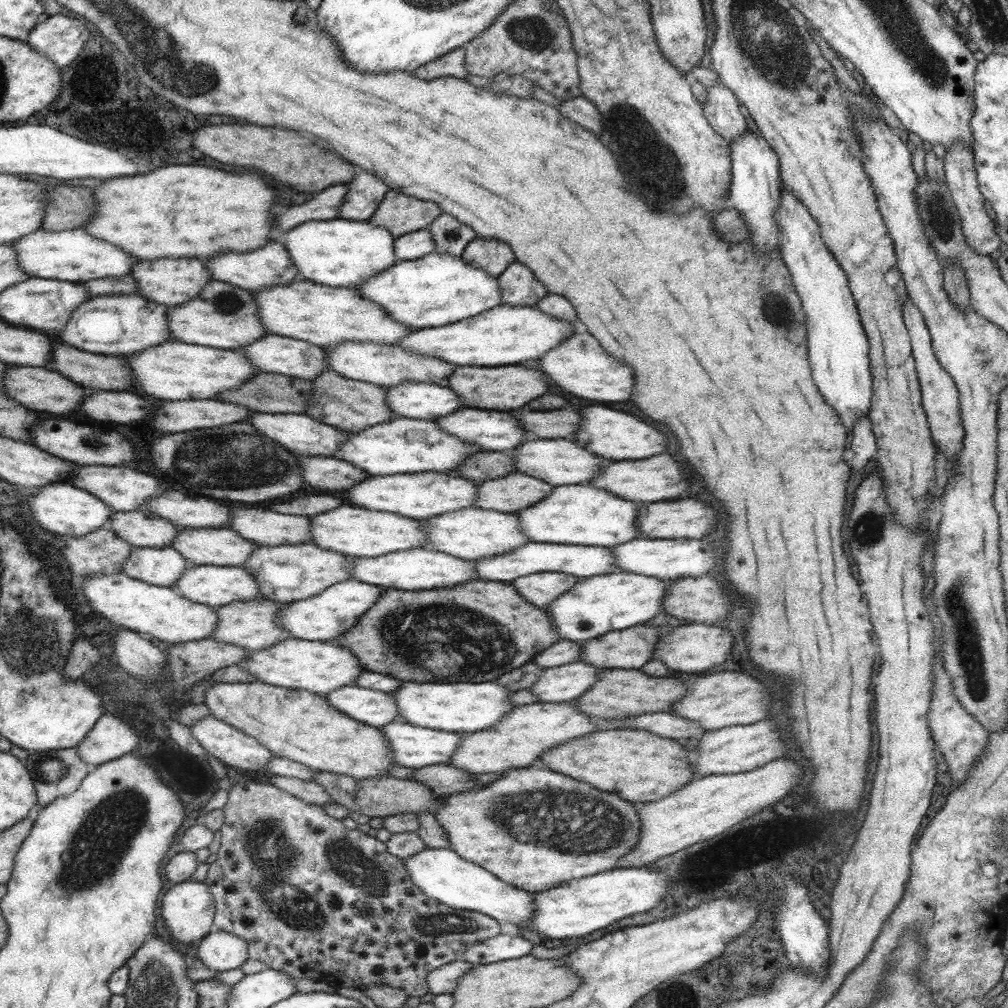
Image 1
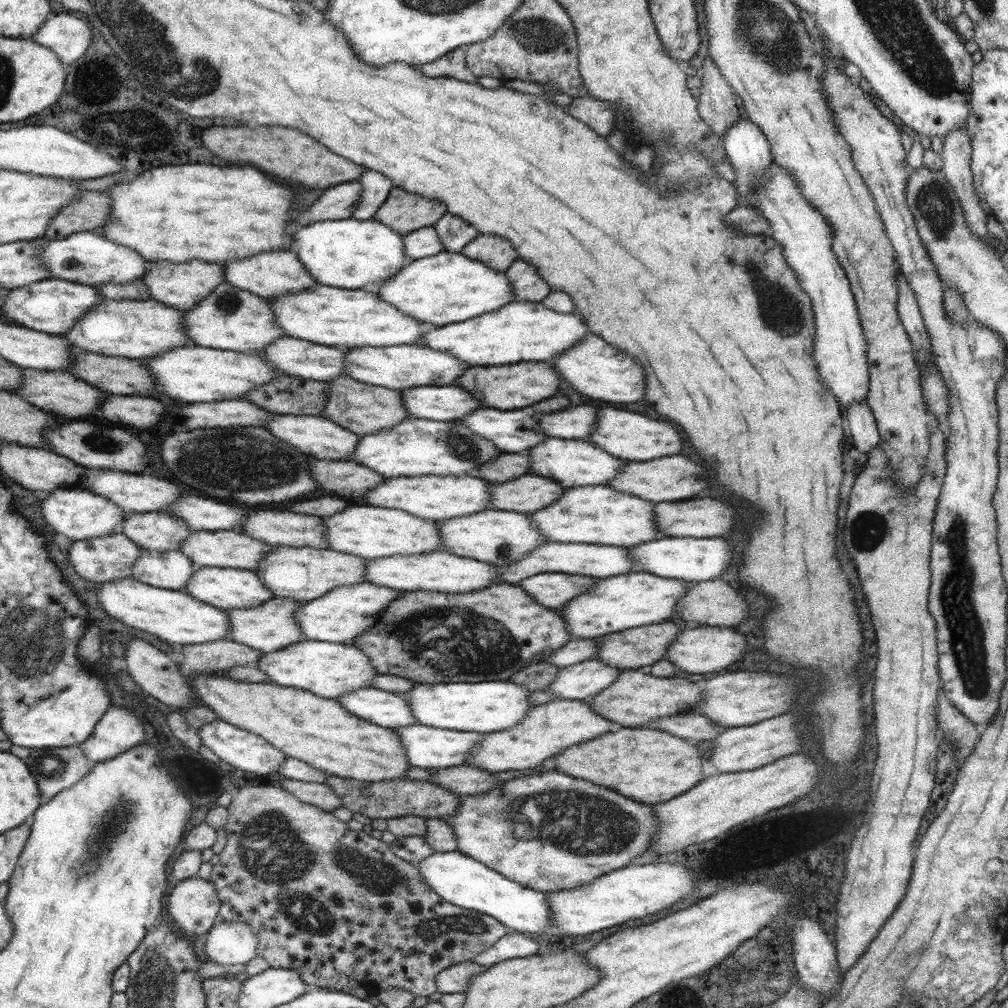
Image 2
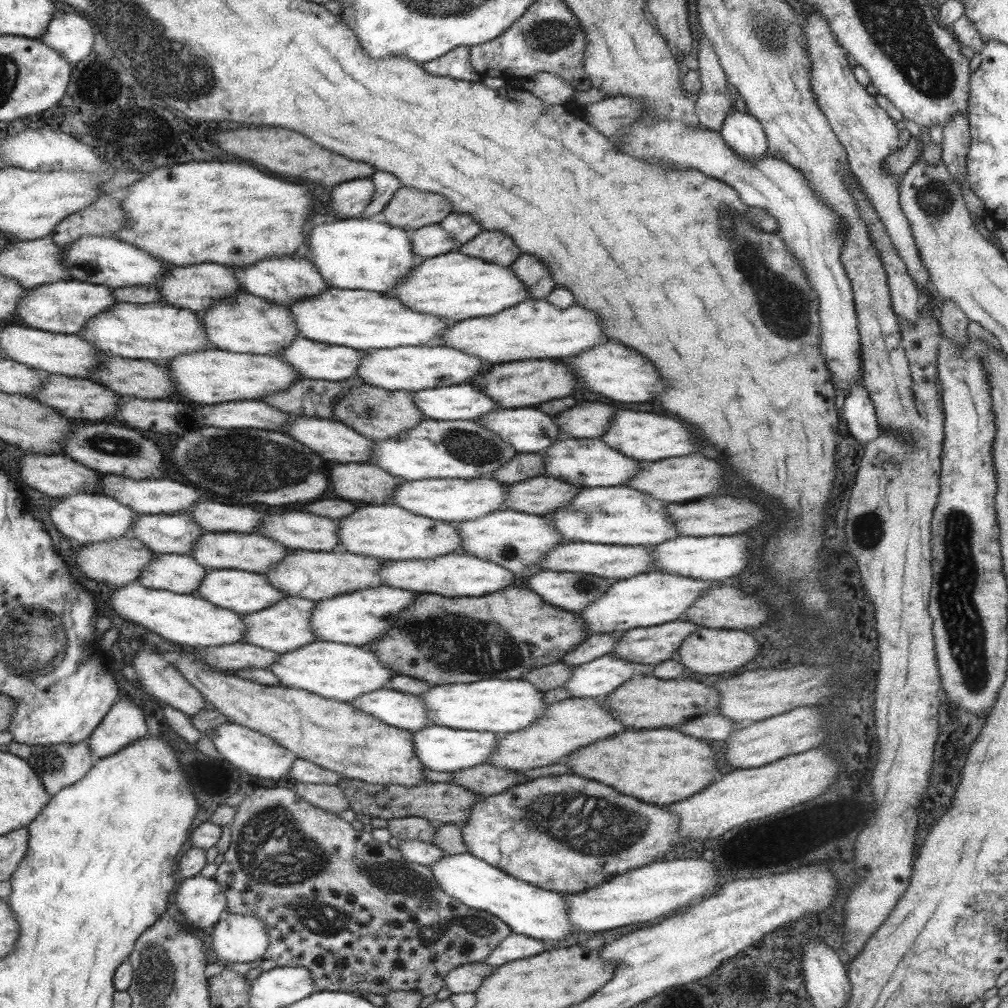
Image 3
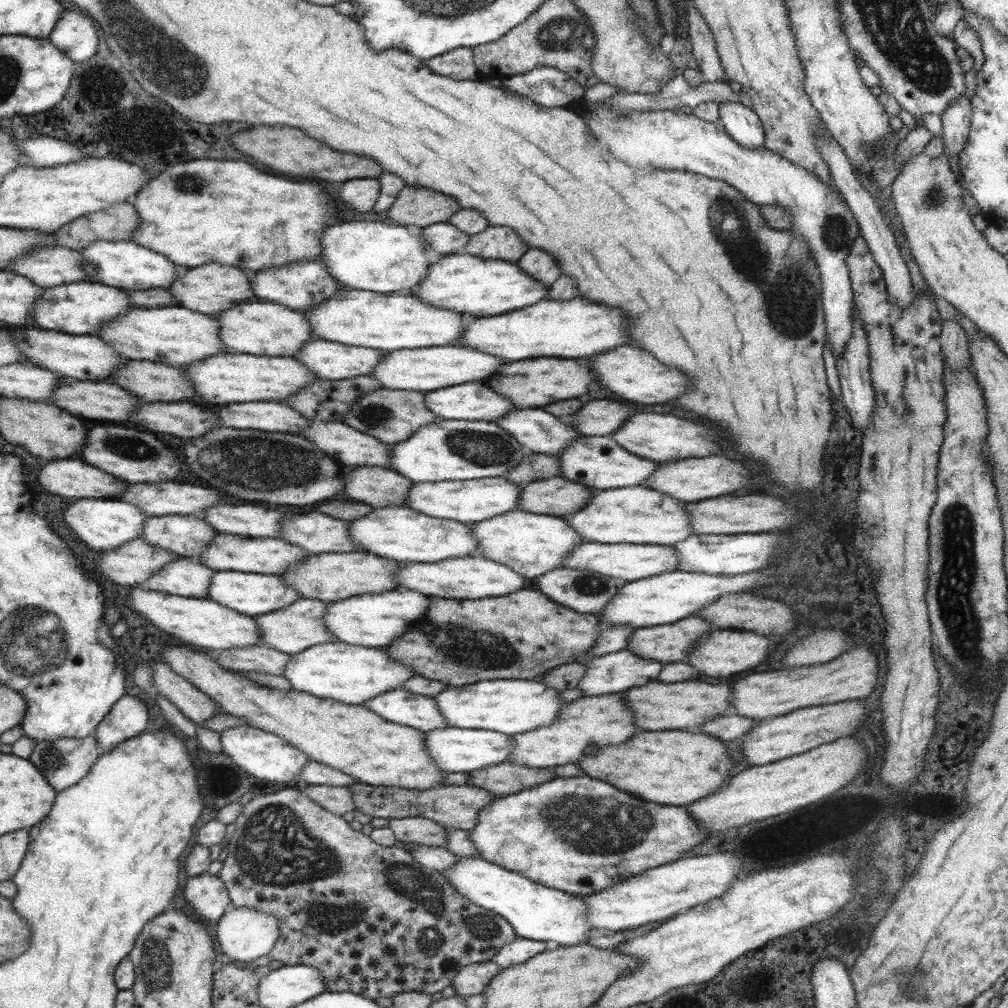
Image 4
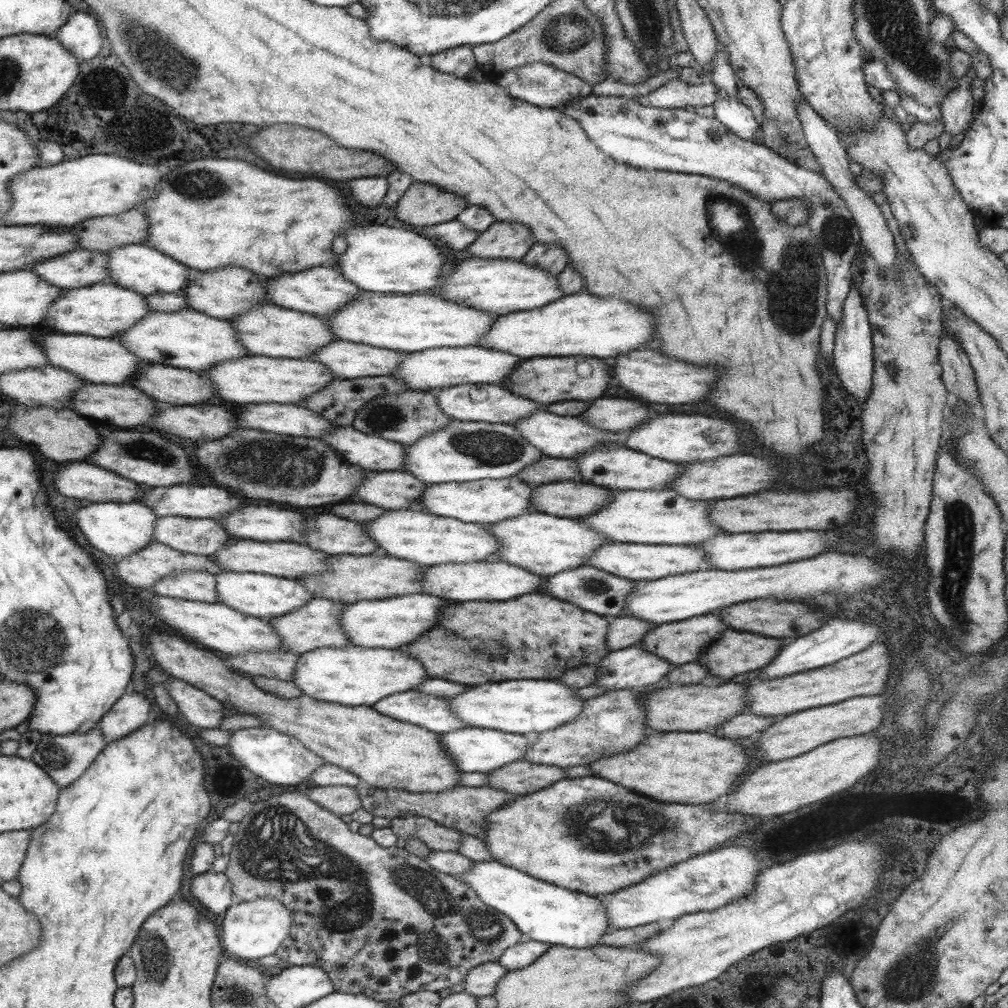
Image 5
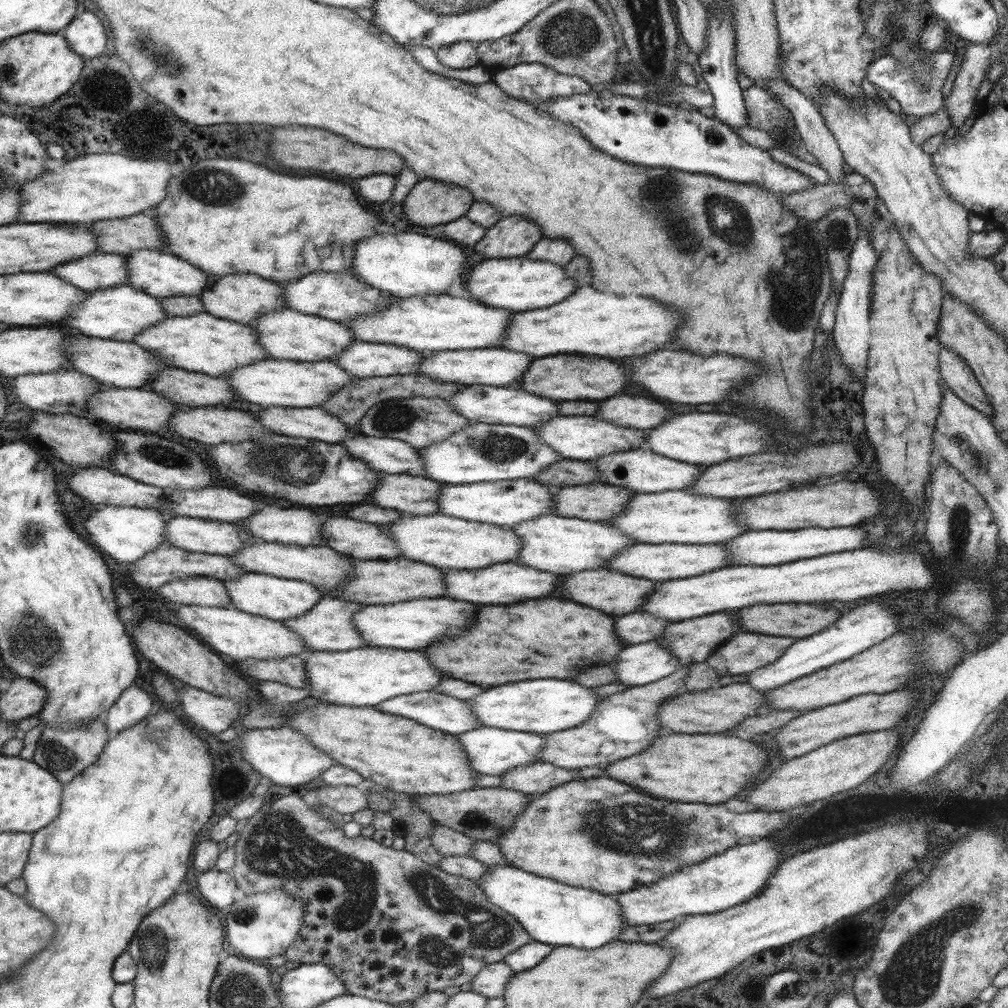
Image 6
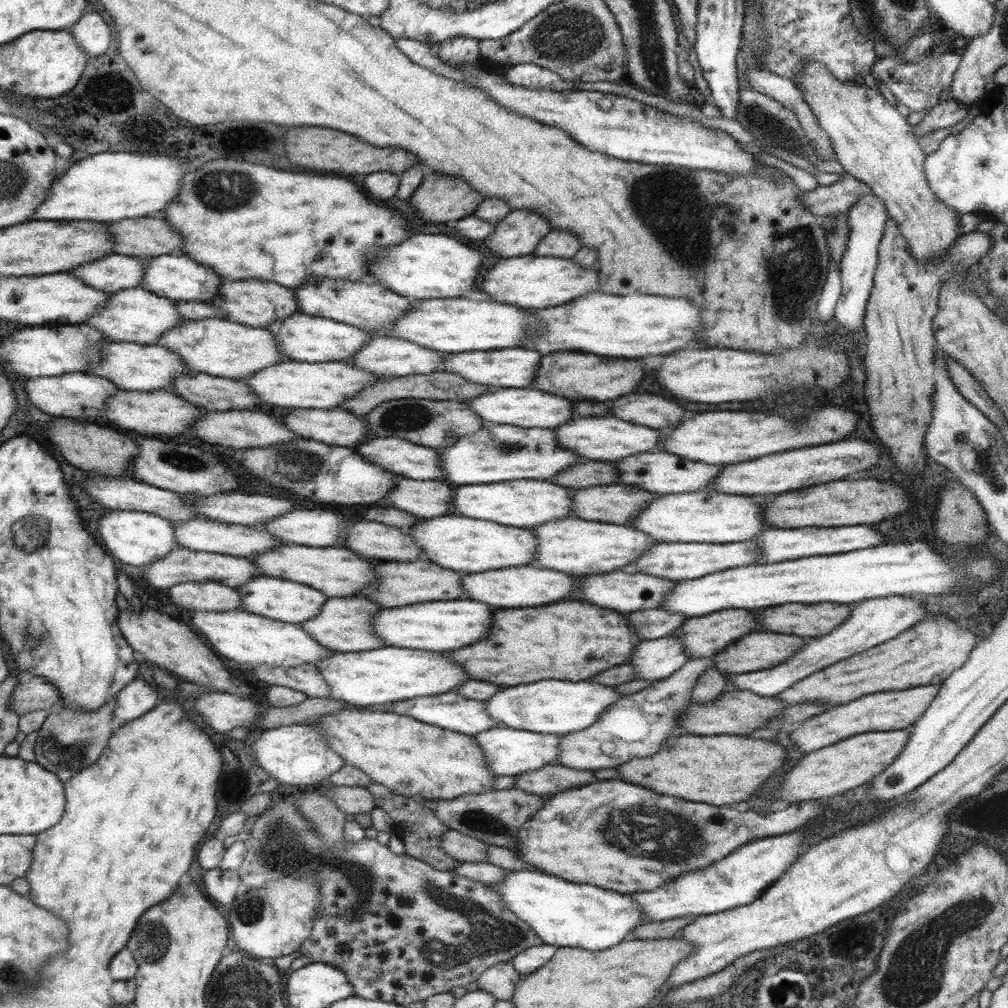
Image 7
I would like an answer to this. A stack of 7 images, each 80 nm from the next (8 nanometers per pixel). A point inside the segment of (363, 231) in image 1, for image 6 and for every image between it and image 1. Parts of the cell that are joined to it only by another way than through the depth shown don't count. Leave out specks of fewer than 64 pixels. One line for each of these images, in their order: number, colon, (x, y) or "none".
2: (350, 254)
3: (366, 254)
4: (382, 257)
5: (382, 259)
6: (401, 265)

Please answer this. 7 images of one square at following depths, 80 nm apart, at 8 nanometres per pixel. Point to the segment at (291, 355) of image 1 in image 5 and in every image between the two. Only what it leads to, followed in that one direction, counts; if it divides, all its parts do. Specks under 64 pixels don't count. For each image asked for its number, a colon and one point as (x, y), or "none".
2: (299, 358)
3: (314, 360)
4: (328, 360)
5: (346, 360)

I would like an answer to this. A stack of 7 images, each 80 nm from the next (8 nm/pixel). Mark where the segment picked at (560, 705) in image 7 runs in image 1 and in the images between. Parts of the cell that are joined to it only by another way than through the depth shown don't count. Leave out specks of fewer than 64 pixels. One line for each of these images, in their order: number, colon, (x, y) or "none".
1: (466, 707)
2: (489, 706)
3: (501, 706)
4: (510, 707)
5: (523, 707)
6: (543, 706)

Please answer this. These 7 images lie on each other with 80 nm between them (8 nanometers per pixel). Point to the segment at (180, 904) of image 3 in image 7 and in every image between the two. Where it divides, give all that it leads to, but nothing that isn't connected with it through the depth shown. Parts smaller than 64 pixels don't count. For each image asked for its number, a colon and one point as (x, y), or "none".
4: (205, 893)
5: (213, 890)
6: (217, 888)
7: (219, 884)

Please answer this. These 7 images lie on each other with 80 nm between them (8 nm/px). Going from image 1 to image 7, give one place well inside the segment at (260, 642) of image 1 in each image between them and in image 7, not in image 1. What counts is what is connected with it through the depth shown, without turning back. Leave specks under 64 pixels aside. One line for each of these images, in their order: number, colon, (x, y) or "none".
2: (270, 627)
3: (285, 627)
4: (293, 629)
5: (316, 625)
6: (328, 626)
7: (344, 625)

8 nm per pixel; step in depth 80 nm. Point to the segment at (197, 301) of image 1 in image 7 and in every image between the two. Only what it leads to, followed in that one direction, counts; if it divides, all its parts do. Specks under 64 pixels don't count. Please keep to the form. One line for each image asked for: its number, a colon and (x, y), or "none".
2: (230, 318)
3: (241, 323)
4: (261, 328)
5: (269, 330)
6: (285, 334)
7: (300, 337)

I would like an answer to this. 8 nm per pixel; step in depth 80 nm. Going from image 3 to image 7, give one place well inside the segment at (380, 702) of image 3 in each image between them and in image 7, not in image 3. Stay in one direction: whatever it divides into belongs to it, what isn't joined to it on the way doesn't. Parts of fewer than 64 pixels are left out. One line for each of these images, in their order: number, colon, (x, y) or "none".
4: (419, 712)
5: (427, 711)
6: (438, 711)
7: (450, 711)

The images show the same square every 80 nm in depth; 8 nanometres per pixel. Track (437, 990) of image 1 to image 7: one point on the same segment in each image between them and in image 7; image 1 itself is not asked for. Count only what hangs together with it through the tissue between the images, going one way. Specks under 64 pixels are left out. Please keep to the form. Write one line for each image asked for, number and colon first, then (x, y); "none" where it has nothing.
2: (456, 978)
3: (466, 978)
4: (472, 980)
5: (482, 980)
6: (490, 981)
7: (500, 980)

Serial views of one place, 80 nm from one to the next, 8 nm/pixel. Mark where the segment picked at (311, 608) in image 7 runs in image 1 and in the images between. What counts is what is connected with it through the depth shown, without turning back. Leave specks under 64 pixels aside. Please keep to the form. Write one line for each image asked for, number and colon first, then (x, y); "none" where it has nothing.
1: (216, 586)
2: (224, 588)
3: (242, 592)
4: (254, 594)
5: (265, 597)
6: (276, 598)

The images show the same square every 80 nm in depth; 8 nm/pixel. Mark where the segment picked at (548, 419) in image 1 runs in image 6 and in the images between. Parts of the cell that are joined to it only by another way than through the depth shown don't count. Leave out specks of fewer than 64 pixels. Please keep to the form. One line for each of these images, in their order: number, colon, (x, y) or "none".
2: (574, 422)
3: (584, 421)
4: (597, 417)
5: (618, 415)
6: (637, 412)

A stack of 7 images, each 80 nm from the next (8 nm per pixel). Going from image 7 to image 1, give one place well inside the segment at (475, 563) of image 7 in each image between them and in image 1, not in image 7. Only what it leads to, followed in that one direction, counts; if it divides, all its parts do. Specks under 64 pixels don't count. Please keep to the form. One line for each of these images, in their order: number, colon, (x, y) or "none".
1: (352, 531)
2: (370, 532)
3: (387, 532)
4: (401, 534)
5: (417, 536)
6: (443, 541)

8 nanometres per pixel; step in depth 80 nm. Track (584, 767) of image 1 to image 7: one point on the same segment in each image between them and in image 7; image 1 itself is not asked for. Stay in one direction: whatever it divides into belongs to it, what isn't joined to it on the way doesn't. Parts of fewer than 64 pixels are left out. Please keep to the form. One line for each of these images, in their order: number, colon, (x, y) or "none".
2: (650, 766)
3: (661, 766)
4: (676, 767)
5: (690, 768)
6: (709, 768)
7: (723, 769)

